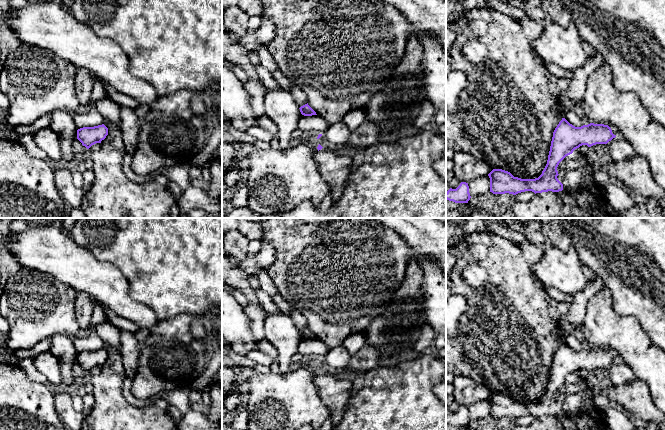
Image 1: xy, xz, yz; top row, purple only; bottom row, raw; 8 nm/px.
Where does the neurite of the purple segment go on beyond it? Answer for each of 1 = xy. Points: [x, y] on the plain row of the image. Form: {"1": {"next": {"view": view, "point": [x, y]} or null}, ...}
{"1": {"next": null}}

